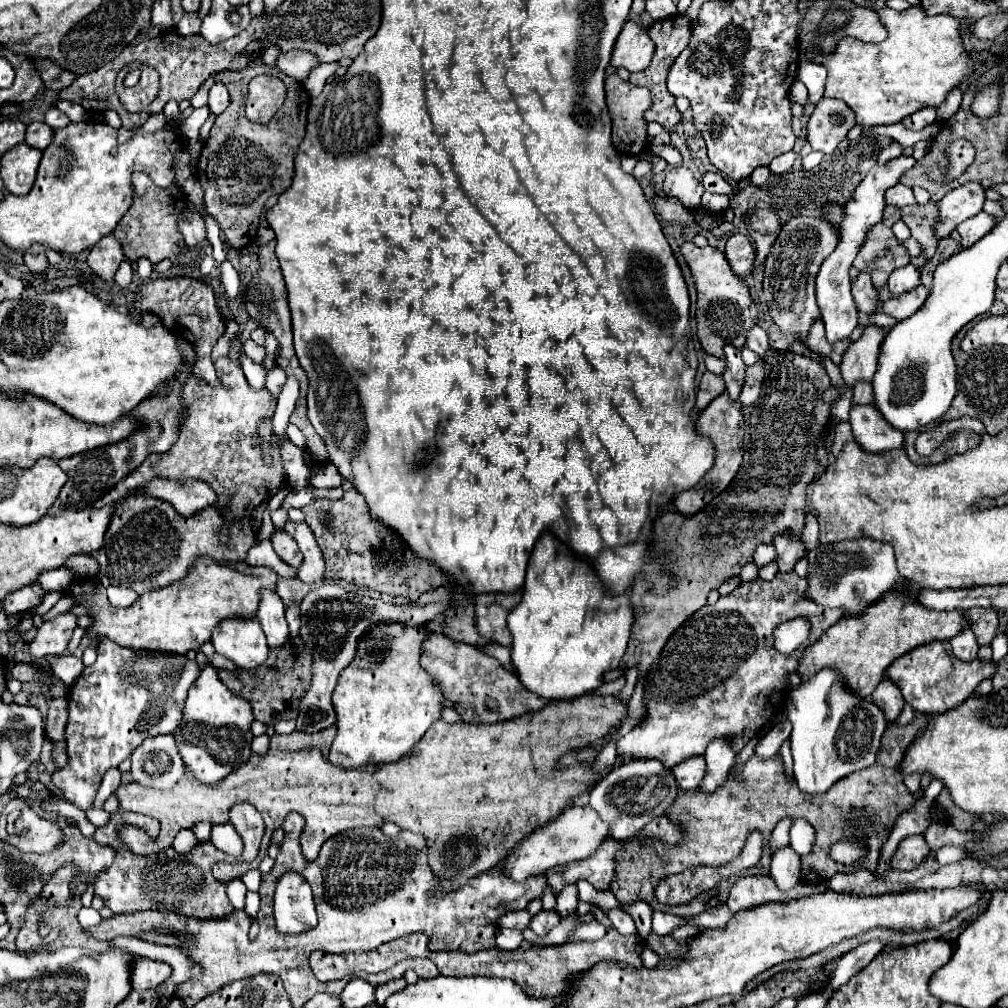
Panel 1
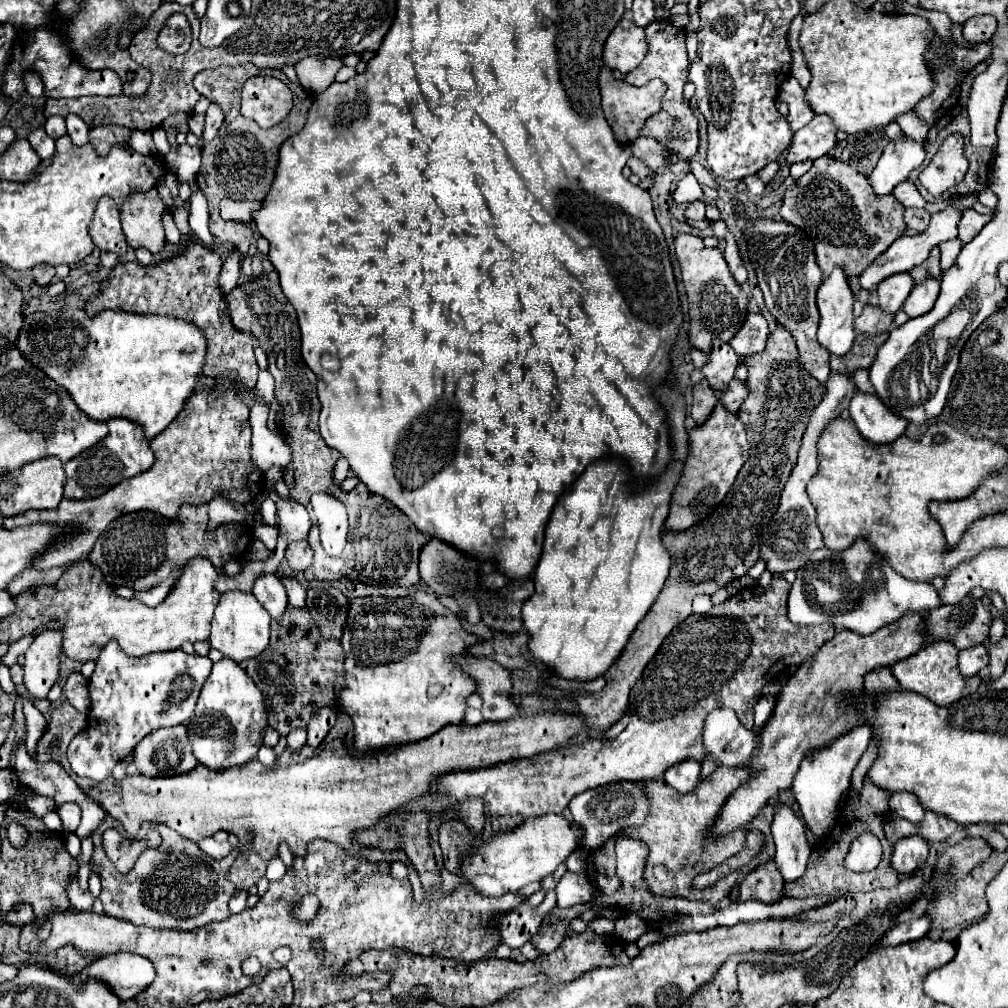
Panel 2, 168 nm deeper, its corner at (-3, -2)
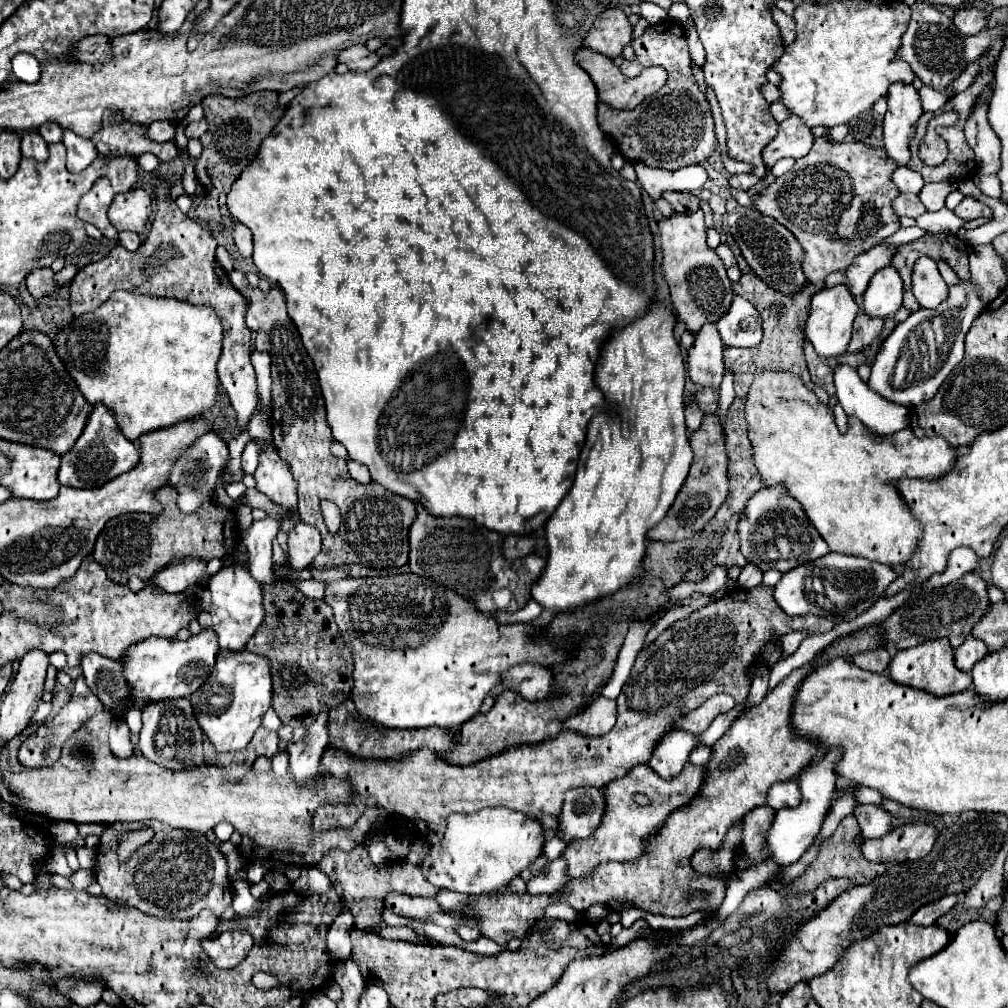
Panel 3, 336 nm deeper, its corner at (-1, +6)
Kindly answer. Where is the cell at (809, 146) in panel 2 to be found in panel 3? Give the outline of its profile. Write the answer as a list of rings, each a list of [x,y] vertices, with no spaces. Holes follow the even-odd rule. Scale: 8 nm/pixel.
[[[790,116],[780,124],[774,140],[770,140],[770,144],[762,150],[762,160],[766,168],[772,168],[782,158],[802,158],[810,152],[812,142],[814,136],[810,128],[796,116]]]

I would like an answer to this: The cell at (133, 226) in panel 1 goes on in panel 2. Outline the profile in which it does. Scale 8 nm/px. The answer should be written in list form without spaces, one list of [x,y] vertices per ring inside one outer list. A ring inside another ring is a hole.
[[[156,188],[148,192],[132,192],[124,200],[120,222],[126,234],[126,242],[130,248],[146,248],[152,254],[160,254],[164,250],[164,226],[162,214],[168,210],[164,200],[160,198]]]

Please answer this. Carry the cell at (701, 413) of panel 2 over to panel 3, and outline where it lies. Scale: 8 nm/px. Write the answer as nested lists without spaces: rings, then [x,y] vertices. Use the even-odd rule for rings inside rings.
[[[688,398],[688,400],[686,400],[684,416],[686,416],[686,428],[688,428],[688,432],[694,432],[694,430],[700,426],[702,418],[704,418],[704,414],[702,414],[702,410],[698,408],[698,404],[694,402],[694,398]]]

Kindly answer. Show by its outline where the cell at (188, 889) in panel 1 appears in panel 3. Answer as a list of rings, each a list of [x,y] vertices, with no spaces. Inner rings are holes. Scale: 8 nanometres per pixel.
[[[150,822],[150,828],[154,830],[154,836],[150,842],[146,842],[142,848],[138,848],[130,860],[120,862],[116,858],[116,838],[120,830],[112,826],[102,838],[98,846],[98,858],[94,866],[94,874],[98,884],[102,886],[102,894],[106,898],[116,900],[118,904],[134,906],[140,912],[156,918],[194,918],[204,908],[212,910],[216,916],[220,916],[230,904],[230,880],[228,880],[228,864],[222,852],[210,852],[210,842],[200,832],[190,830],[172,830],[160,822]]]

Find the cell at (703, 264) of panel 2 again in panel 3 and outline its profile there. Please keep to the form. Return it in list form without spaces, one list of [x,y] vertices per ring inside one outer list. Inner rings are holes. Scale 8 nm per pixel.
[[[674,212],[670,218],[662,218],[658,228],[662,236],[662,274],[670,286],[672,306],[678,312],[678,320],[682,320],[690,332],[698,332],[708,322],[718,322],[720,316],[730,308],[734,292],[722,260],[706,244],[704,212]]]

